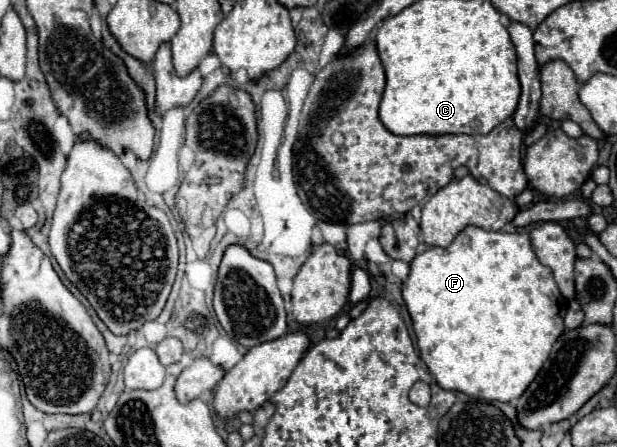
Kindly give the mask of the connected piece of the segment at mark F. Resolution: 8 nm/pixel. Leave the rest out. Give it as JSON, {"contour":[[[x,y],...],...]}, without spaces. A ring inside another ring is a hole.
{"contour":[[[467,226],[449,248],[427,248],[425,252],[417,254],[411,262],[409,278],[403,282],[403,300],[411,314],[412,328],[417,336],[417,346],[419,346],[421,358],[427,364],[429,372],[435,376],[437,384],[443,390],[463,392],[463,394],[479,398],[479,400],[497,400],[497,402],[517,400],[527,390],[527,386],[533,382],[535,374],[539,372],[543,362],[549,358],[551,346],[563,334],[563,314],[567,308],[567,302],[563,300],[563,296],[553,280],[553,272],[547,266],[543,266],[539,262],[539,258],[535,256],[535,252],[531,248],[531,238],[527,232],[513,232],[513,234],[487,232],[477,226]]]}

